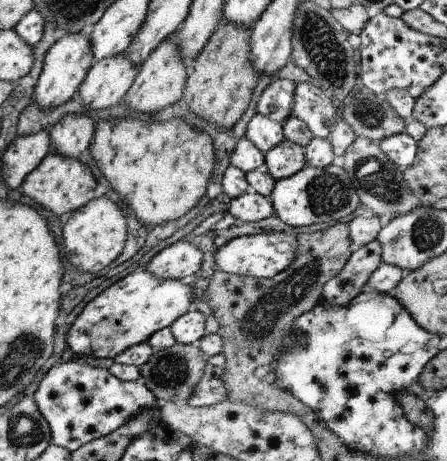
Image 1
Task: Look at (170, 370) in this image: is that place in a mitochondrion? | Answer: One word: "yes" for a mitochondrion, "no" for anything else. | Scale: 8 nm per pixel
yes

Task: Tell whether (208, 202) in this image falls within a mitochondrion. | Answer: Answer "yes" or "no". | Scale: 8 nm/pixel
no

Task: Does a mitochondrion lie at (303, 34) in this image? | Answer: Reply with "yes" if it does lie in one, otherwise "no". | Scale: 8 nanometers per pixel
yes

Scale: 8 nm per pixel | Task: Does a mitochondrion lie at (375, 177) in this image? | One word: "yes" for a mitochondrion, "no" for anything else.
yes

